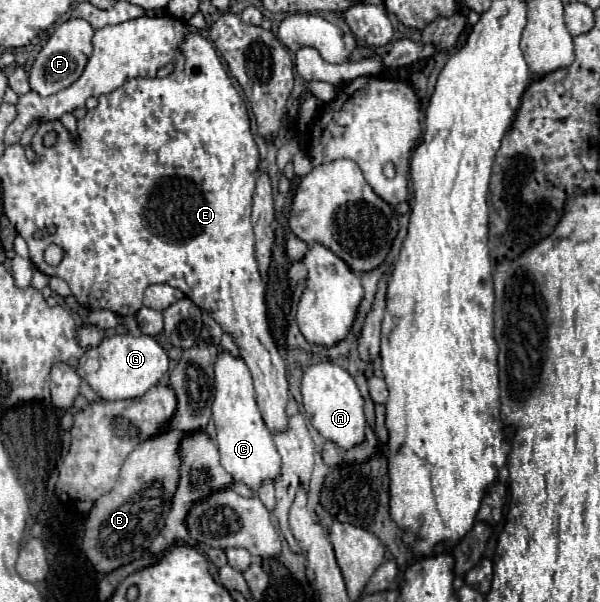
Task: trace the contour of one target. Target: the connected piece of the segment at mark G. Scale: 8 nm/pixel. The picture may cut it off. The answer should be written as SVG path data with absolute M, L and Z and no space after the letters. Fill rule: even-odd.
M114 335L104 339L96 349L88 349L78 365L78 375L104 399L104 401L116 401L116 399L134 399L142 397L150 387L154 387L162 375L168 371L168 355L158 345L154 337L148 335ZM94 359L98 361L98 369L94 373L84 371L84 361Z

